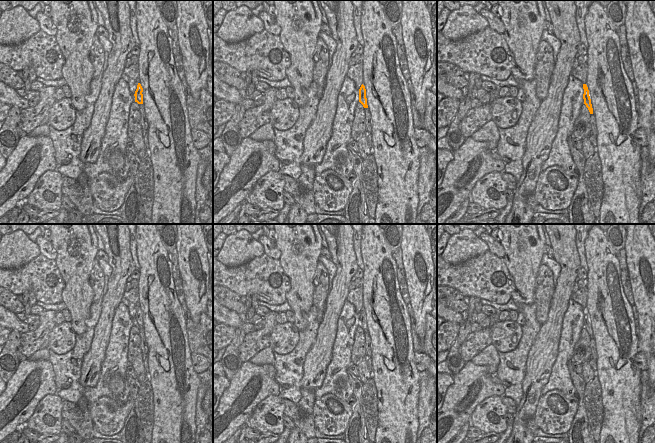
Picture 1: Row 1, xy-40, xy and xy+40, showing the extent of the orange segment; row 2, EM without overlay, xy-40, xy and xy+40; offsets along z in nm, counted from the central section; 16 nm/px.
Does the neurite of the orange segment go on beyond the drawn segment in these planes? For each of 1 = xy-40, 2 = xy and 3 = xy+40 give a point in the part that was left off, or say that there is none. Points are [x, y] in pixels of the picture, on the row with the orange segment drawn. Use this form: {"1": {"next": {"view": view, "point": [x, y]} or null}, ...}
{"1": {"next": null}, "2": {"next": null}, "3": {"next": null}}

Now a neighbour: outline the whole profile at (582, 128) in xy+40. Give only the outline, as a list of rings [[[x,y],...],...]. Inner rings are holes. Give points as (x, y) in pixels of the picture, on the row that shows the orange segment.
[[[585,104],[580,108],[580,113],[574,122],[574,129],[572,136],[577,140],[588,138],[591,132],[590,112]]]

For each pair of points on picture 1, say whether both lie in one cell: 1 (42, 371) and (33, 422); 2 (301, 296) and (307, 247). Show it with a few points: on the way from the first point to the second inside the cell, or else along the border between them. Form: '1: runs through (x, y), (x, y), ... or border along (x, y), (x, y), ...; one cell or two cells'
1: border along (53, 394), (47, 394), (38, 403), (24, 424); two cells
2: runs through (301, 284), (301, 259); one cell

